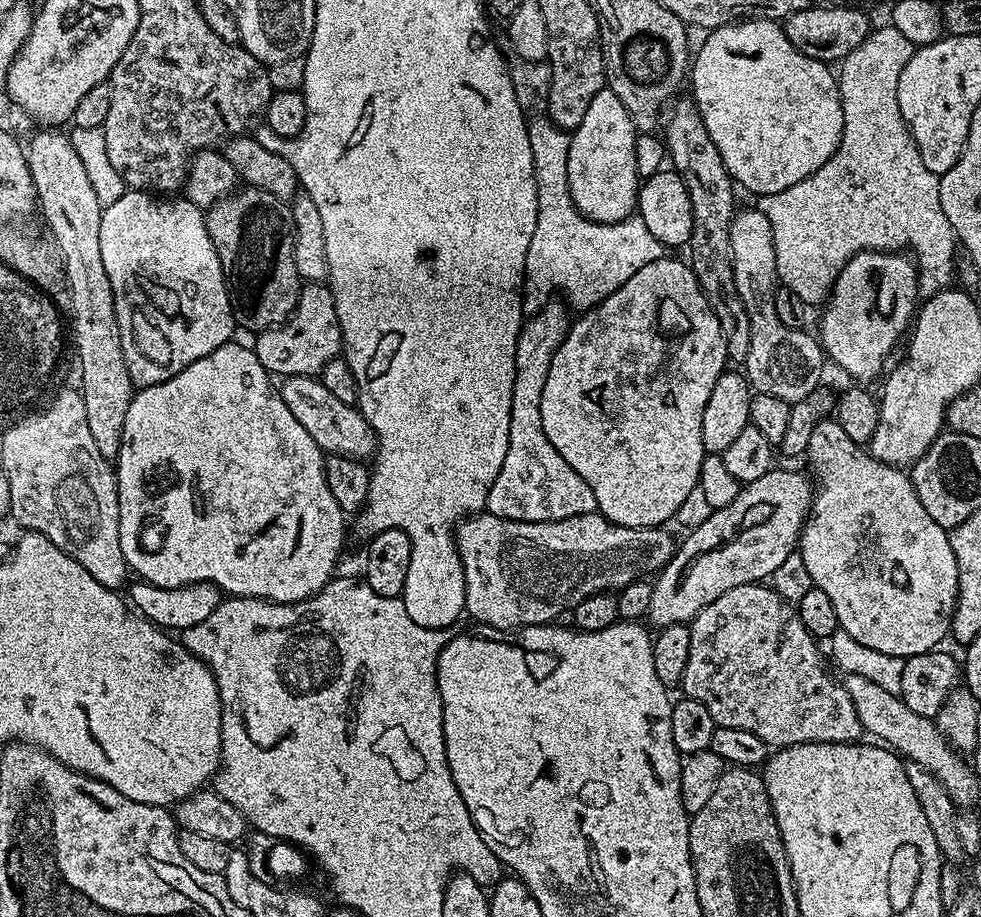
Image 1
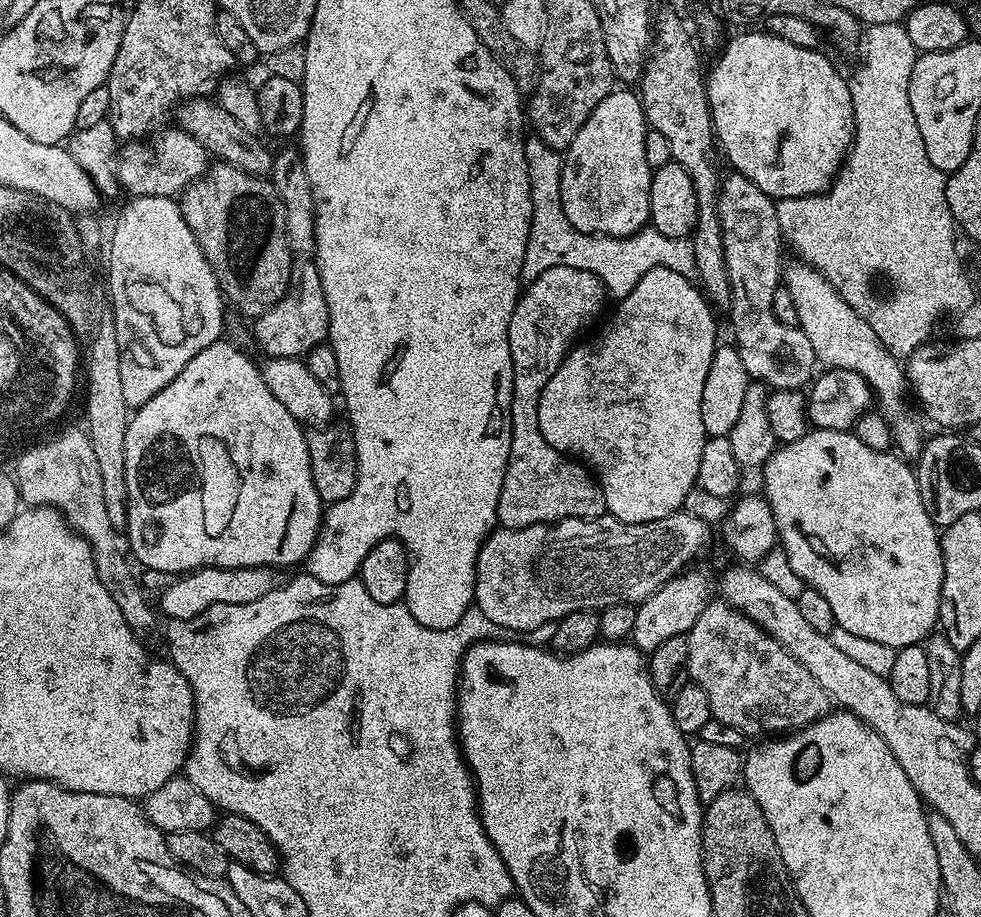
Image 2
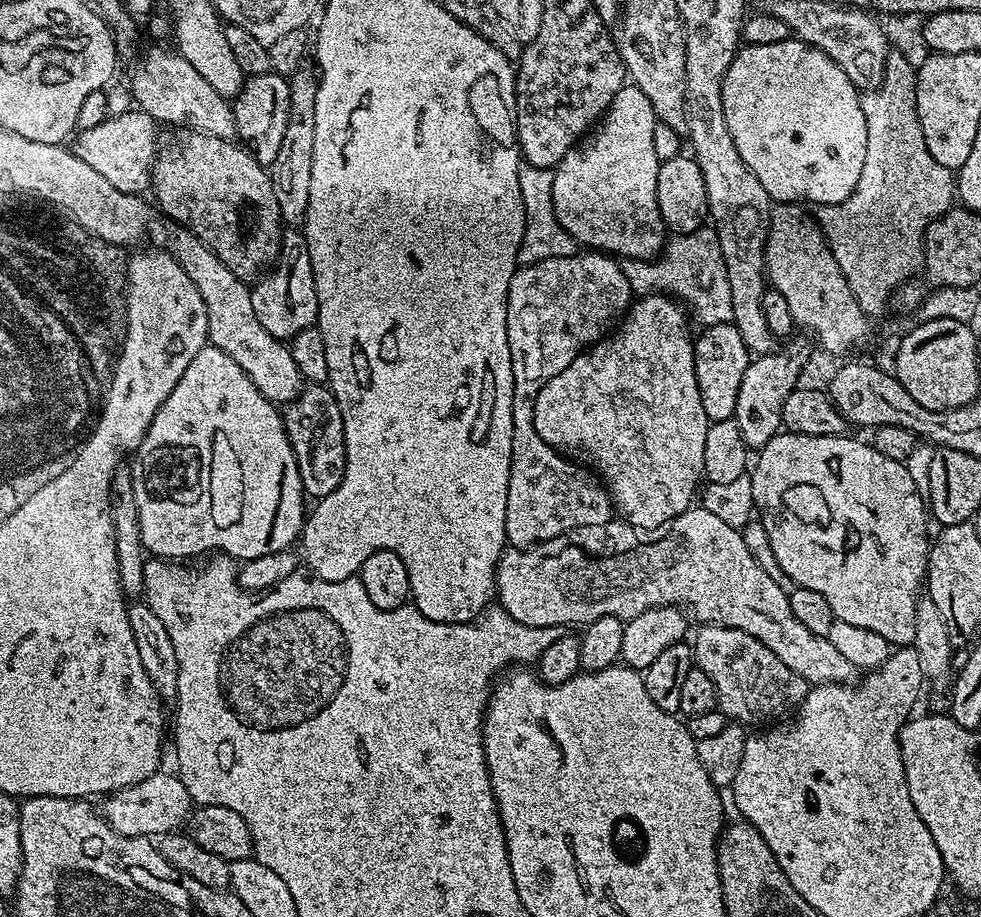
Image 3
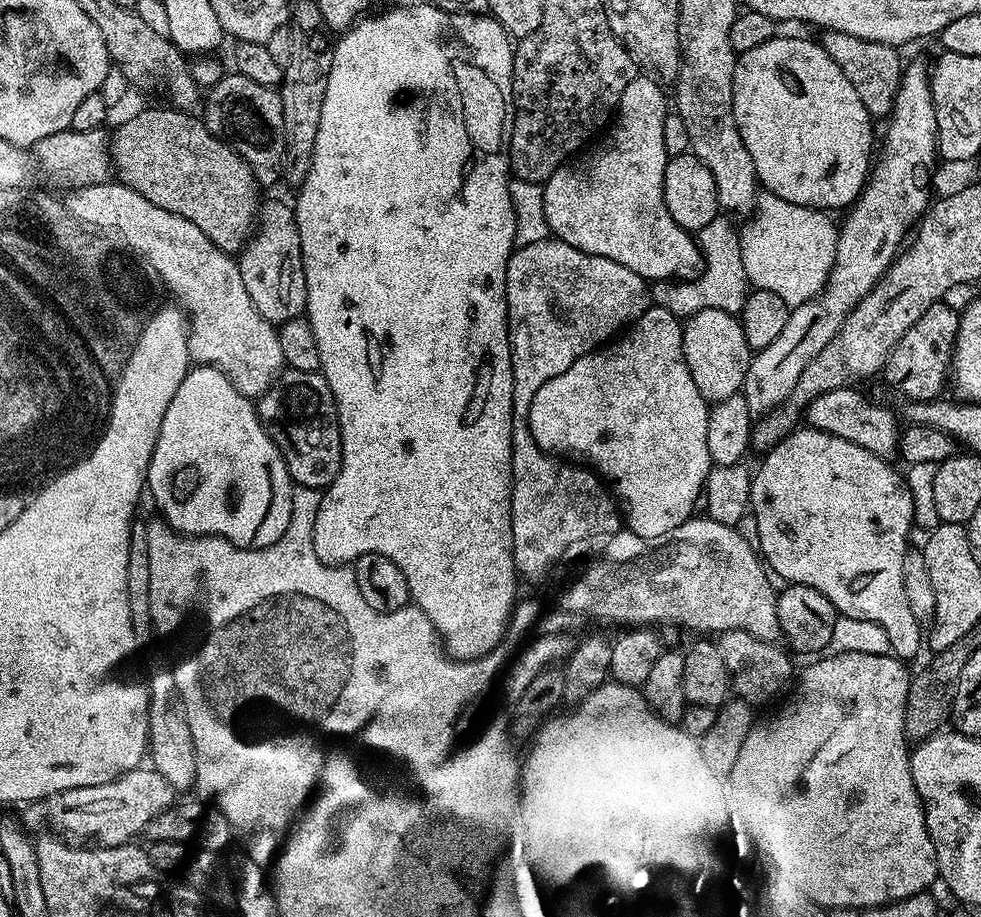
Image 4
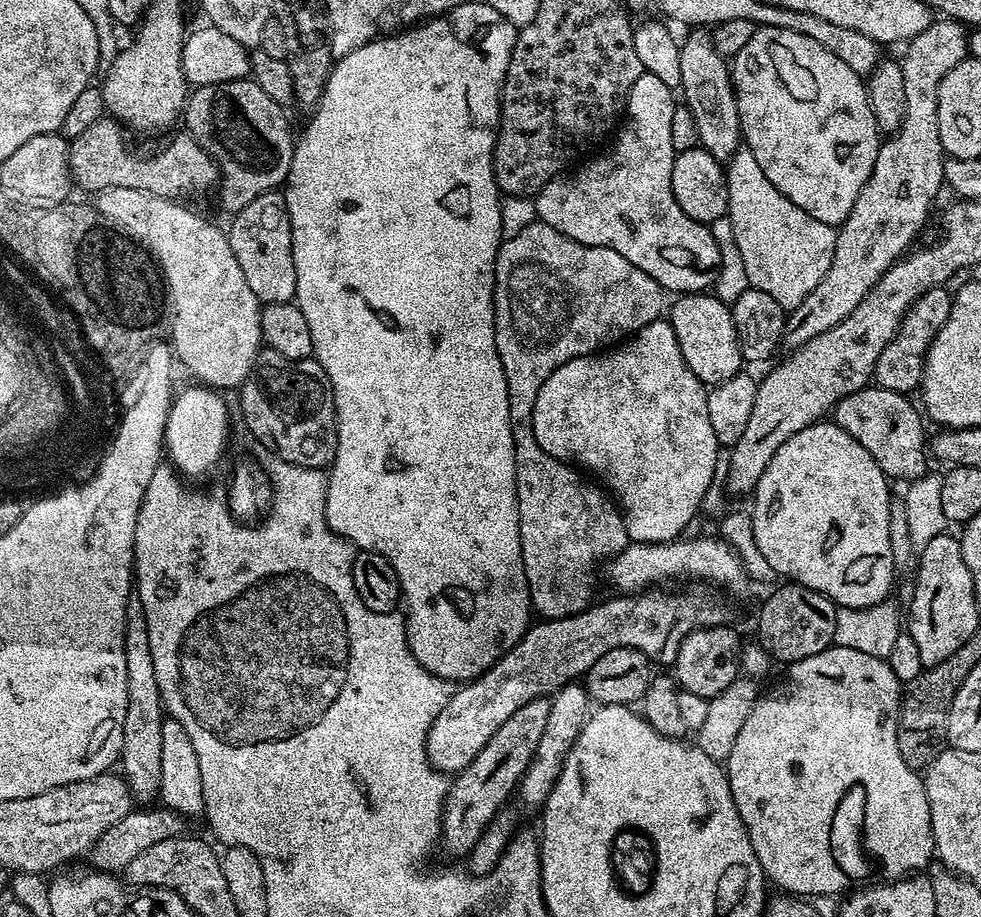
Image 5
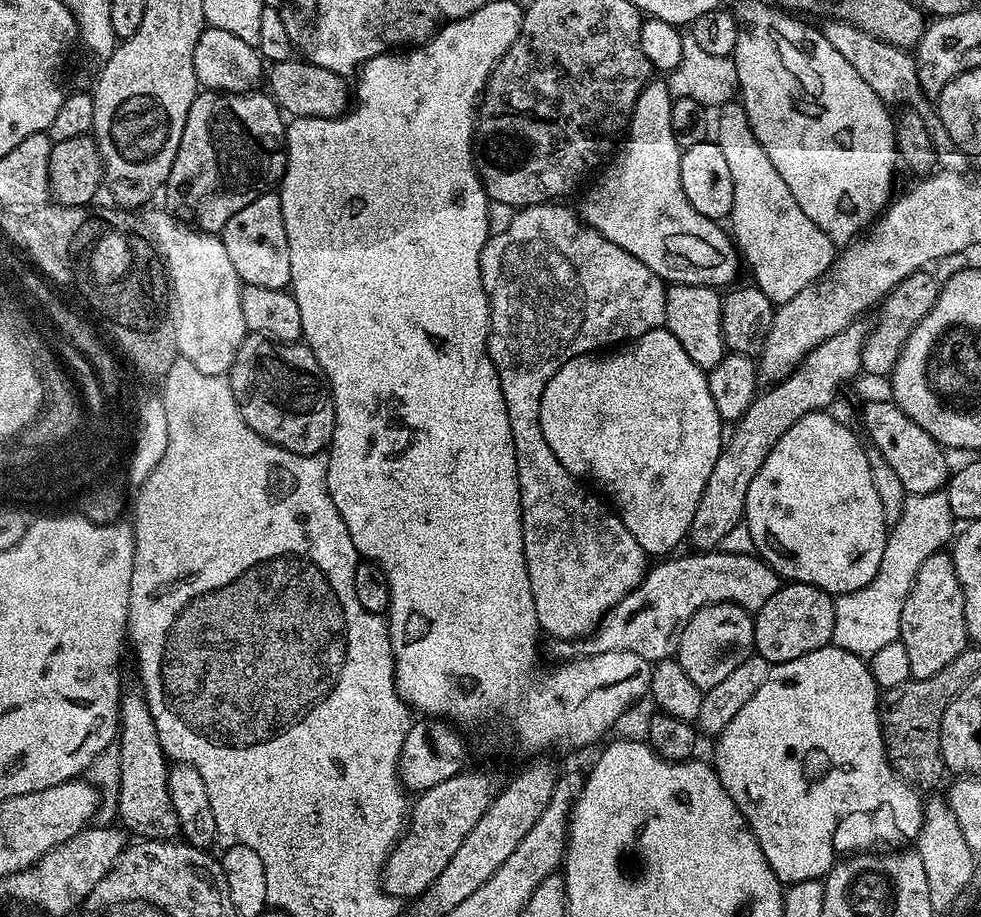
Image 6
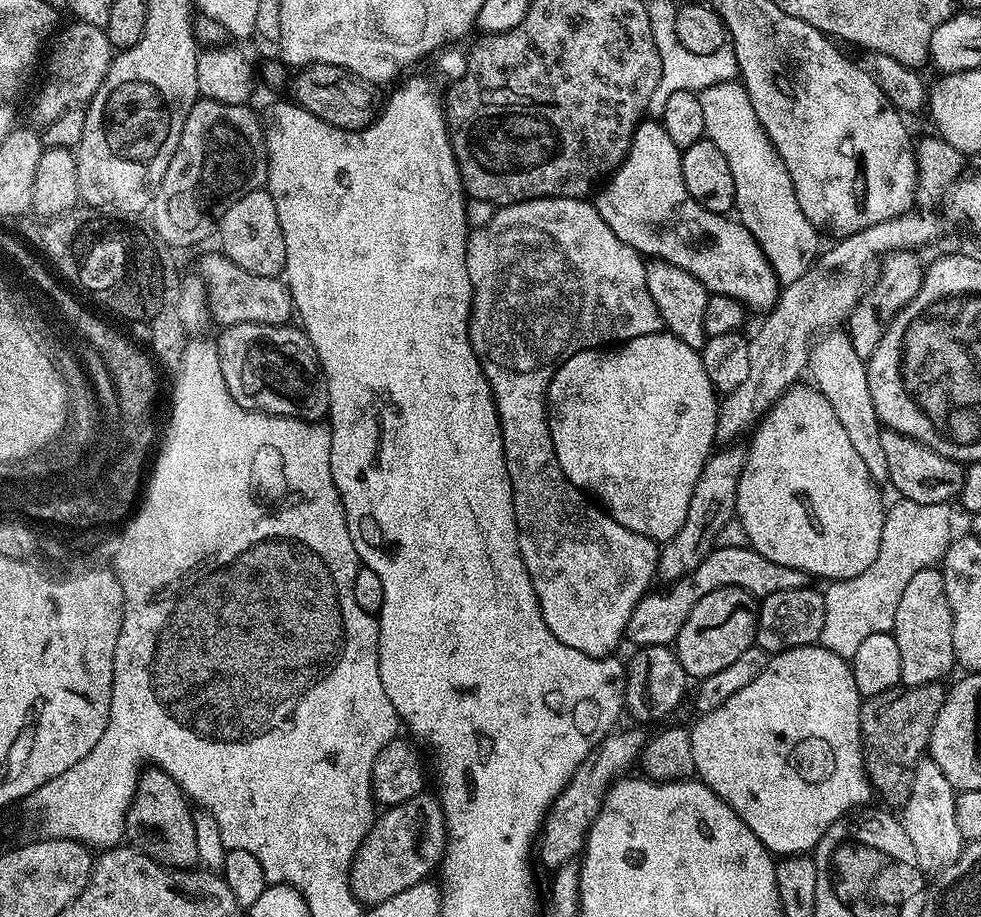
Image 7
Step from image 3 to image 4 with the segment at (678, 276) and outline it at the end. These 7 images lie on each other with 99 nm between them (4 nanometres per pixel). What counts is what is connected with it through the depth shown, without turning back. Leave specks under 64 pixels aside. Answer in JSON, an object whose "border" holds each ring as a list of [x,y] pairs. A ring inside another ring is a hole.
{"border":[[[717,214],[714,222],[702,226],[702,230],[695,233],[696,243],[700,246],[702,257],[702,267],[700,275],[693,280],[657,280],[651,285],[650,300],[655,307],[665,308],[674,313],[674,315],[687,318],[698,314],[698,310],[726,310],[733,314],[739,314],[744,308],[744,303],[750,291],[750,283],[746,278],[746,266],[742,266],[742,250],[740,249],[740,233],[736,226],[732,226],[728,220],[729,217],[724,214]]]}

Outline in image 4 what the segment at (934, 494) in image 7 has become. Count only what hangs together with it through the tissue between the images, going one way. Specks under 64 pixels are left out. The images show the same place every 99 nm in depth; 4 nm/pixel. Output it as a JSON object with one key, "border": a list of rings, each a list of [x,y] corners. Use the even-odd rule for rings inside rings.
{"border":[[[859,387],[826,390],[826,394],[818,394],[808,403],[806,420],[819,432],[829,432],[838,438],[846,438],[846,442],[854,442],[854,446],[862,446],[862,450],[870,450],[878,458],[891,461],[900,447],[902,424],[884,404],[875,404],[860,393]]]}

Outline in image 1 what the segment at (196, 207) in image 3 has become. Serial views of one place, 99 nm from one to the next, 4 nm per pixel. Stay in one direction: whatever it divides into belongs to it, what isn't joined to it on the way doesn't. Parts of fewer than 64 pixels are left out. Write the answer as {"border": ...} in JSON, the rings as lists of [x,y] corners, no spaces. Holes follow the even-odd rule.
{"border":[[[244,186],[207,209],[204,221],[214,242],[214,250],[218,250],[218,262],[222,262],[224,279],[229,287],[228,301],[232,304],[233,321],[239,327],[241,324],[249,328],[252,334],[265,332],[268,328],[276,328],[287,322],[296,308],[302,287],[298,266],[294,266],[291,207],[266,190]]]}

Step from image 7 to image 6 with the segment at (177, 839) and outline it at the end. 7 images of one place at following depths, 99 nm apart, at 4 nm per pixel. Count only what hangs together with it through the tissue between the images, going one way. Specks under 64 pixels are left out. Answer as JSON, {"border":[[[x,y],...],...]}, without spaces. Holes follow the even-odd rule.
{"border":[[[125,687],[120,693],[120,727],[118,729],[118,747],[120,750],[120,791],[118,793],[118,820],[129,833],[137,832],[137,837],[145,840],[174,840],[181,835],[178,814],[170,802],[170,794],[167,792],[167,778],[170,769],[170,761],[164,754],[164,747],[158,738],[158,726],[154,726],[154,714],[150,714],[150,706],[146,702],[143,691],[139,687]]]}

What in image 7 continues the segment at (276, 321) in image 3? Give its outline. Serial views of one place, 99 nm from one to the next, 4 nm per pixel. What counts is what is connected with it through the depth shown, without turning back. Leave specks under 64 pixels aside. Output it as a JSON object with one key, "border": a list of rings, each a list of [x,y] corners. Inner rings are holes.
{"border":[[[249,190],[233,199],[225,208],[218,225],[219,247],[225,256],[228,256],[242,270],[250,270],[250,274],[279,277],[284,272],[286,262],[286,242],[282,234],[282,226],[278,222],[278,210],[274,206],[274,198],[266,190]]]}

